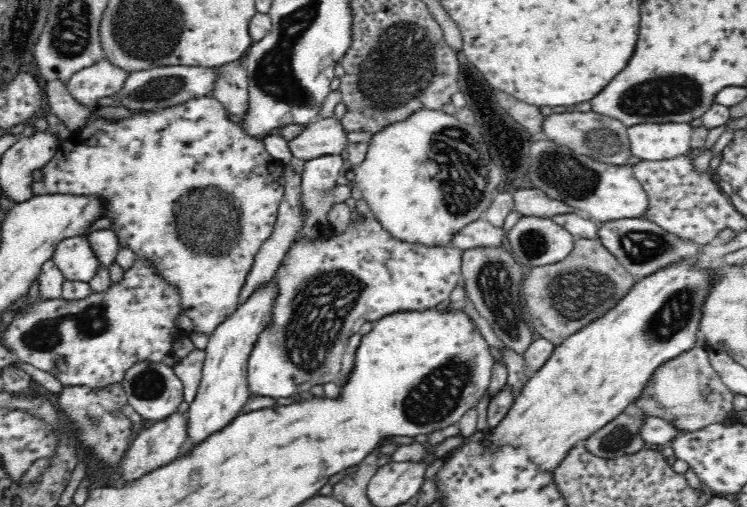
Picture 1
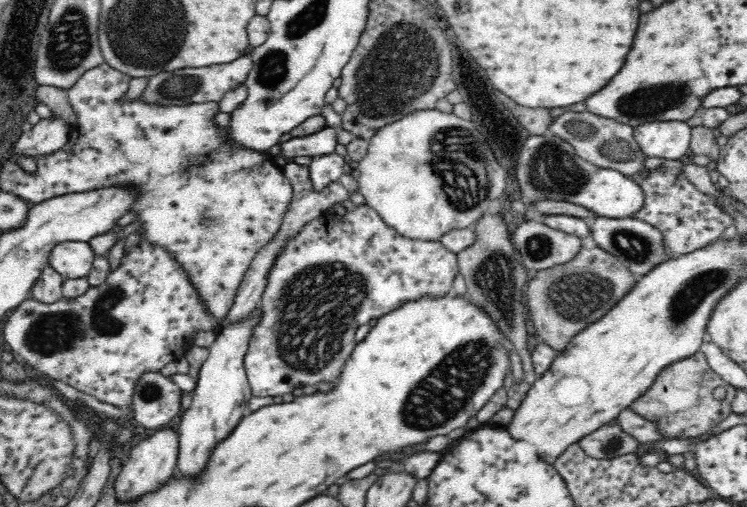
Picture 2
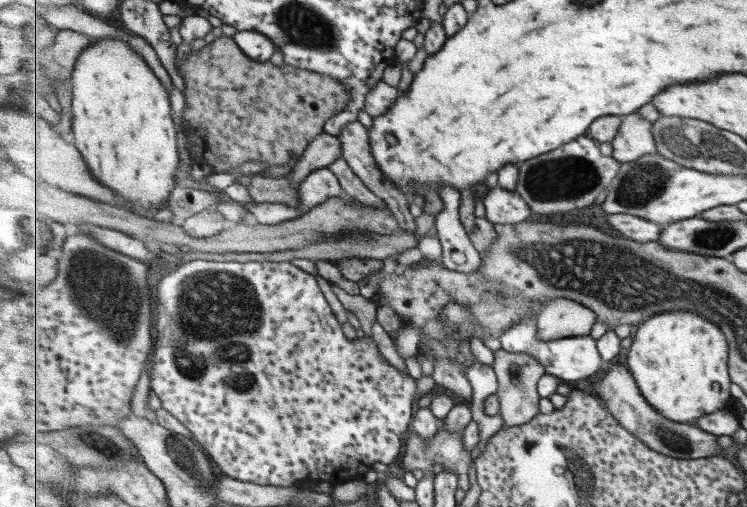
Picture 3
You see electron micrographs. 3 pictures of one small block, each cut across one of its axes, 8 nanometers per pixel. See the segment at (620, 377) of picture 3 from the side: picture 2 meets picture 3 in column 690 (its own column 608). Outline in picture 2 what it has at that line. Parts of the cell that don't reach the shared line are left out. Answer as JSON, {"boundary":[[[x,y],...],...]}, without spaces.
{"boundary":[[[616,420],[581,438],[578,444],[587,456],[596,459],[614,459],[636,453],[640,446],[638,440]]]}

